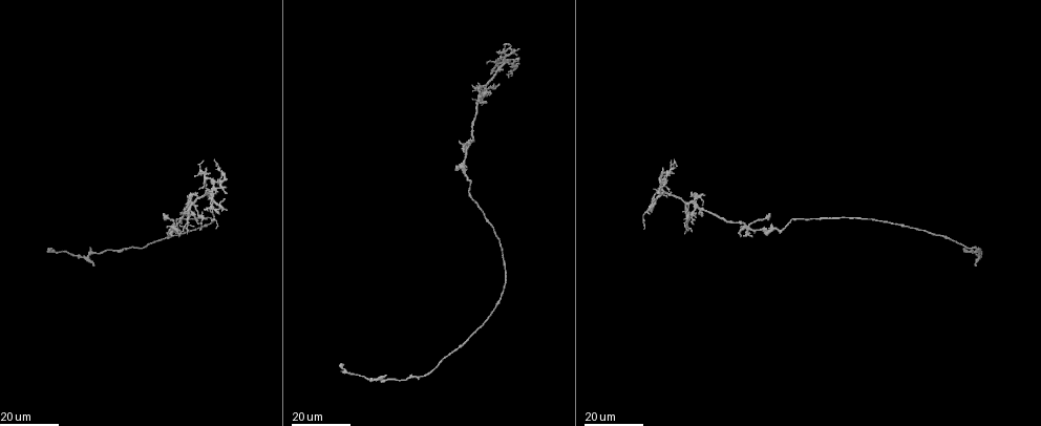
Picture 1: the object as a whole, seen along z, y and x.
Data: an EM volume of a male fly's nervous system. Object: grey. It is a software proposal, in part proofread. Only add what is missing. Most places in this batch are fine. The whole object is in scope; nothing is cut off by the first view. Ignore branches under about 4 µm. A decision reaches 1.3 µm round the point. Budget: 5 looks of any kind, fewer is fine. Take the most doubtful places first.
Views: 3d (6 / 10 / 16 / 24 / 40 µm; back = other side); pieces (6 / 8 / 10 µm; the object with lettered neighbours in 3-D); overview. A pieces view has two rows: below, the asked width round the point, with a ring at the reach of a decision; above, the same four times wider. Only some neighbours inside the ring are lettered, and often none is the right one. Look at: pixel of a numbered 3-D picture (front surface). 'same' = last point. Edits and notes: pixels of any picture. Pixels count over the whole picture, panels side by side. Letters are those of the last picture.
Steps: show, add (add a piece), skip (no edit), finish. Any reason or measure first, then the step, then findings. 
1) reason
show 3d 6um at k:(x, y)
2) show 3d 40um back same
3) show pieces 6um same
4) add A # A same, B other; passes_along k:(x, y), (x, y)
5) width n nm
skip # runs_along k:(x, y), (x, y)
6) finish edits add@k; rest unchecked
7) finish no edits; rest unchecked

free end
show 3d 24um at 1:(485, 103)

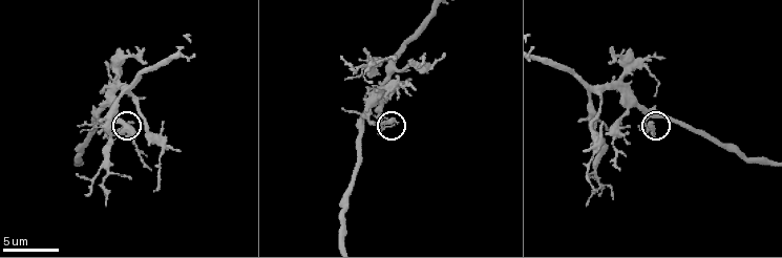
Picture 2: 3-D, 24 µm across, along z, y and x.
show pieces 8um at 2:(395, 120)

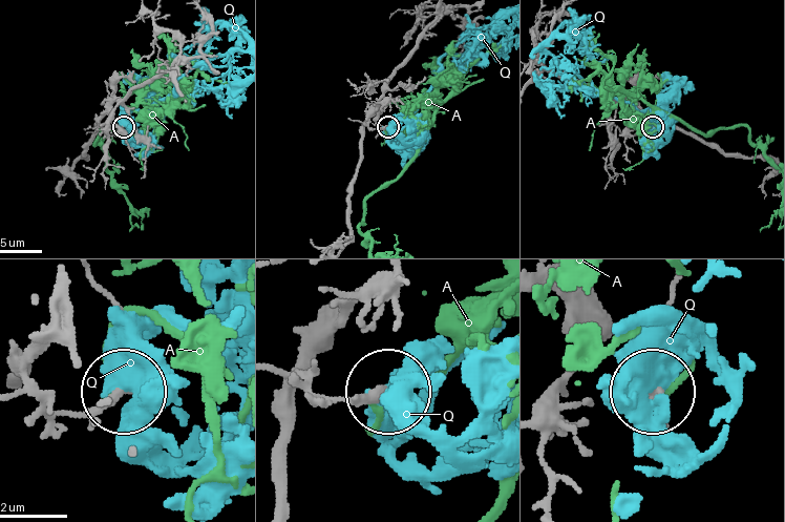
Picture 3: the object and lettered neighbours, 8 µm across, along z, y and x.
skip # A other, Q other; runs_along 3:(749, 158), (653, 127); none of them fits

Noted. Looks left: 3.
long arm stops here
show 3d 16um at 1:(508, 77)

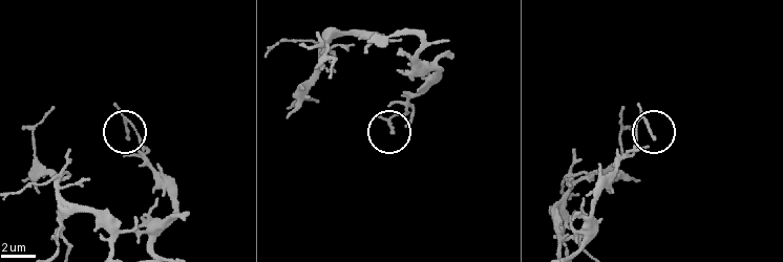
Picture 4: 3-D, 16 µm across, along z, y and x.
what lies round it
show pieces 6um at 4:(127, 139)

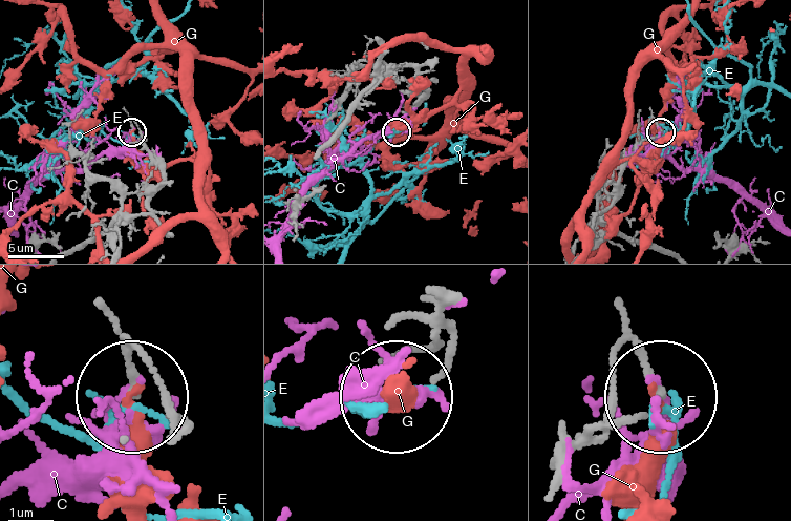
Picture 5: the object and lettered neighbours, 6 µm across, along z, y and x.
skip # C other, E other, G other; runs_along 5:(173, 418), (140, 354), (136, 392); no lettered piece goes on from it

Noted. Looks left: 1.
branch stops here
show pieces 8um at 2:(411, 86)

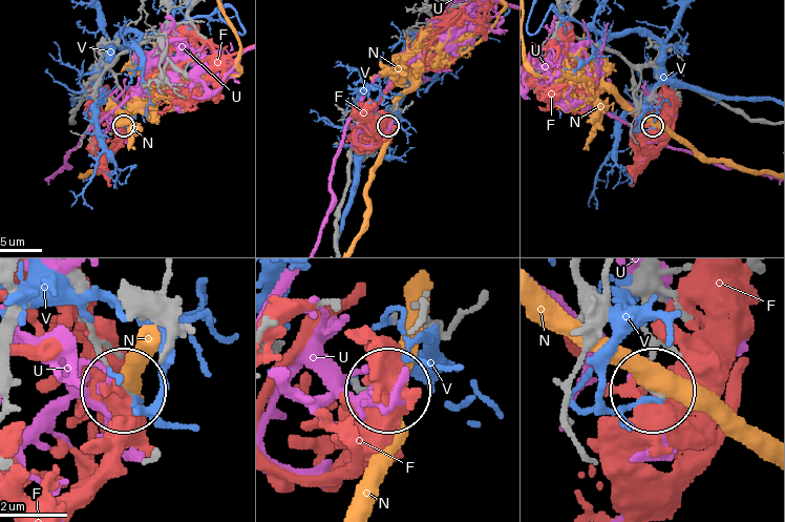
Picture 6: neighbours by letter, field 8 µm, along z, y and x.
width 170 nm
skip # F other, N other, U other, V other; none of them fits

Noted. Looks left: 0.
finish no edits; rest unchecked

